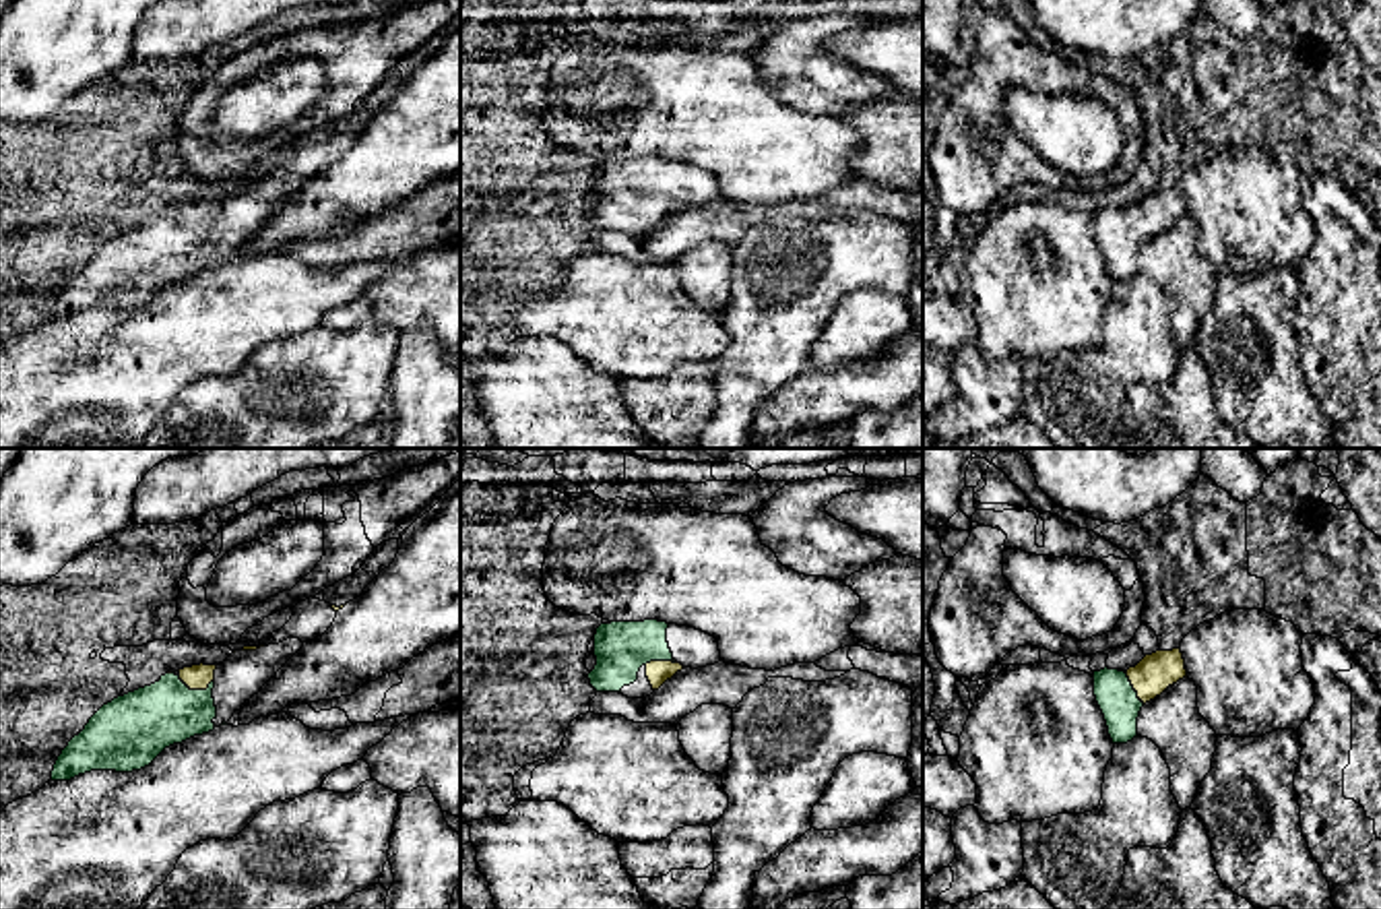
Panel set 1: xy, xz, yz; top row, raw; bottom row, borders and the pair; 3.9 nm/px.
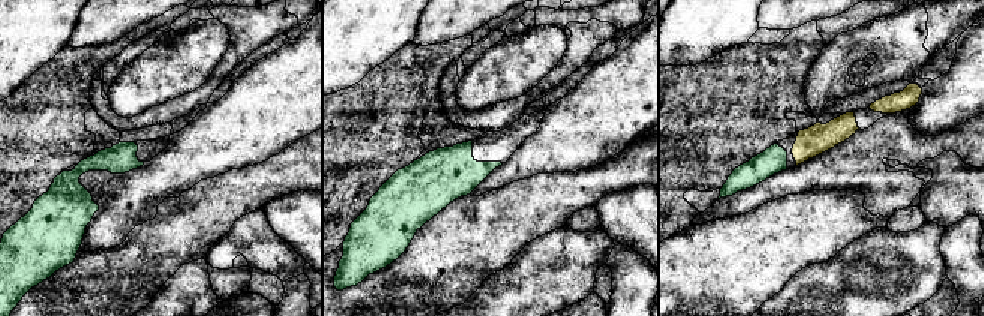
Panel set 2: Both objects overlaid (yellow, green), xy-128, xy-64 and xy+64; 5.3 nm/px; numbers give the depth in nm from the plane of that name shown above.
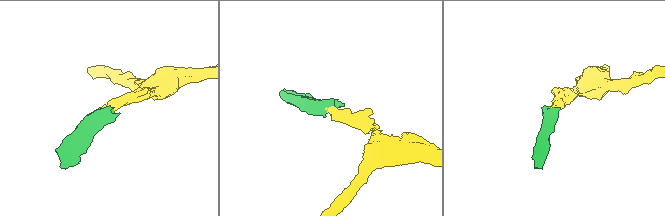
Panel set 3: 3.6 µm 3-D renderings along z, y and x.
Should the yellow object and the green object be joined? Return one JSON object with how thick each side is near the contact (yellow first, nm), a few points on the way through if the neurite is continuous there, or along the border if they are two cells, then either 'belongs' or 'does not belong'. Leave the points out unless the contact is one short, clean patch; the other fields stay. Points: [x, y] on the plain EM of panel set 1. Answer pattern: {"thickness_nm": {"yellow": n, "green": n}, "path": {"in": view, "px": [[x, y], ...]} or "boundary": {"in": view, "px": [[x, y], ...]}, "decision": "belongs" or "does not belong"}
{"thickness_nm": {"yellow": 100, "green": 260}, "path": {"in": "xy", "px": [[199, 213], [195, 226], [174, 246], [141, 261]]}, "decision": "belongs"}

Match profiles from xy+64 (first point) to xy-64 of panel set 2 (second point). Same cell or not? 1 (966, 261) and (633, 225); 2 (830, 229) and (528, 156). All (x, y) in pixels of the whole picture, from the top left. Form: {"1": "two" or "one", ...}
{"1": "two", "2": "two"}

